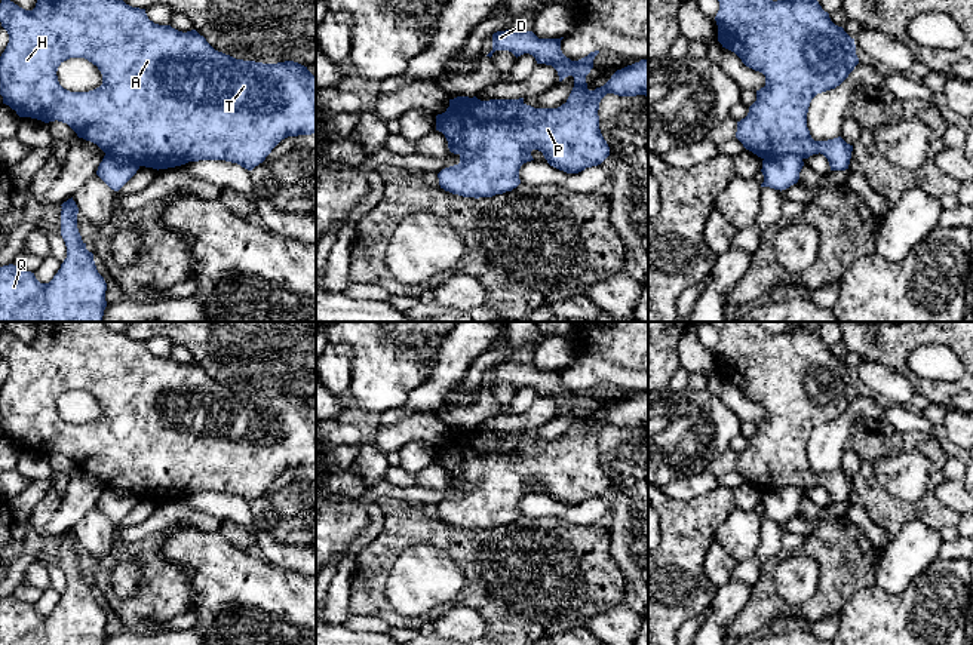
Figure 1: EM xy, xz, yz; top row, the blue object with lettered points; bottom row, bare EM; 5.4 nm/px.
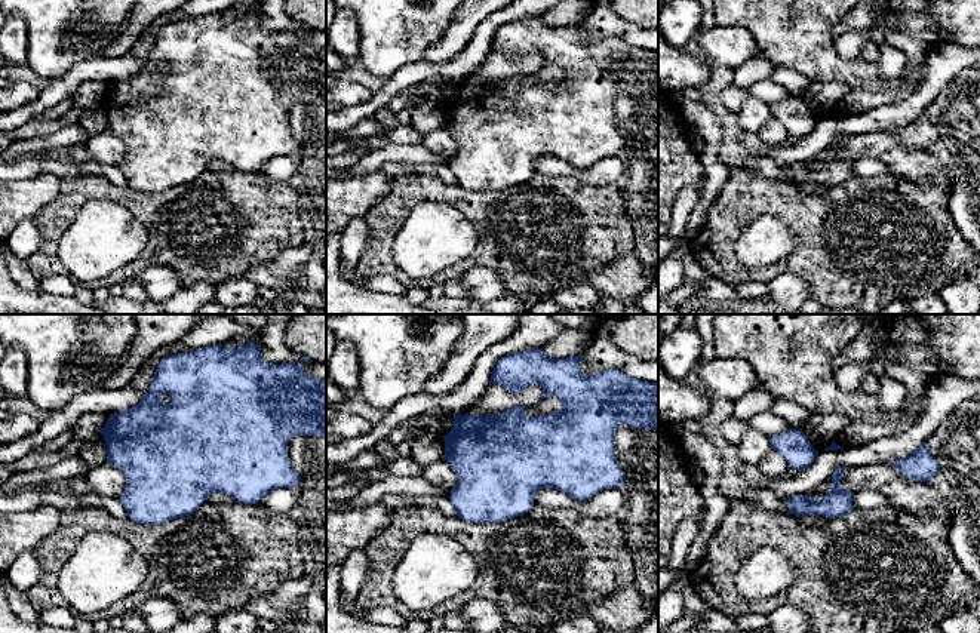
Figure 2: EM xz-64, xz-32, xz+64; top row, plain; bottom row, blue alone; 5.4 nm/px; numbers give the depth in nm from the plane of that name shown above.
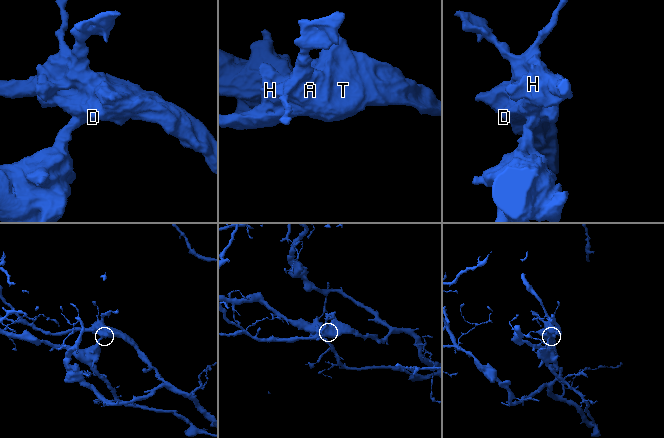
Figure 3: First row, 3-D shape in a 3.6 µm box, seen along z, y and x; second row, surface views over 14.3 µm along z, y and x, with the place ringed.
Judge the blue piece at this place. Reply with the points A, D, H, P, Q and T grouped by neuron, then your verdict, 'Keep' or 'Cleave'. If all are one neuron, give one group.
Groups: A D H P T / Q. Cleave

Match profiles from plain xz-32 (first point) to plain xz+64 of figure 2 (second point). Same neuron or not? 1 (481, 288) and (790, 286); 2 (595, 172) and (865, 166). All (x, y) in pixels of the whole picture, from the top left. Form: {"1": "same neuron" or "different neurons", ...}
{"1": "same neuron", "2": "same neuron"}

